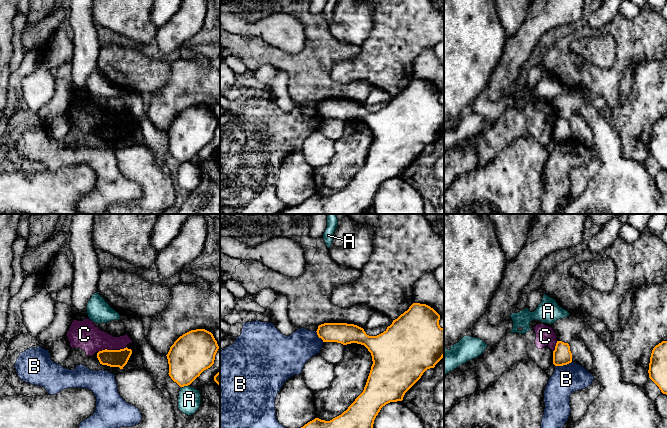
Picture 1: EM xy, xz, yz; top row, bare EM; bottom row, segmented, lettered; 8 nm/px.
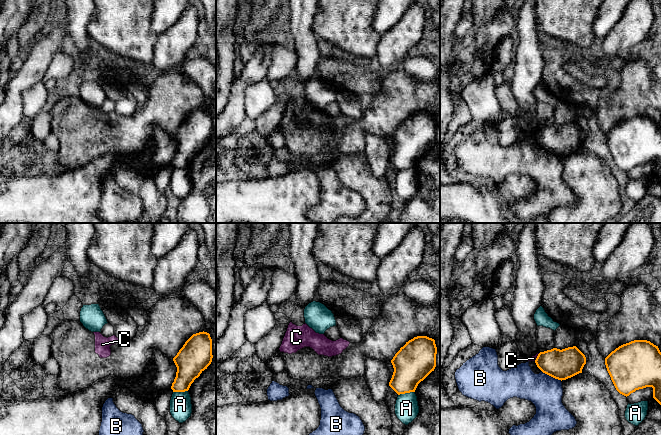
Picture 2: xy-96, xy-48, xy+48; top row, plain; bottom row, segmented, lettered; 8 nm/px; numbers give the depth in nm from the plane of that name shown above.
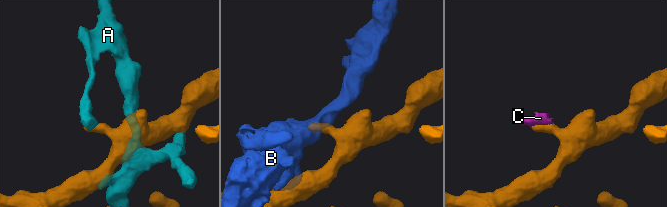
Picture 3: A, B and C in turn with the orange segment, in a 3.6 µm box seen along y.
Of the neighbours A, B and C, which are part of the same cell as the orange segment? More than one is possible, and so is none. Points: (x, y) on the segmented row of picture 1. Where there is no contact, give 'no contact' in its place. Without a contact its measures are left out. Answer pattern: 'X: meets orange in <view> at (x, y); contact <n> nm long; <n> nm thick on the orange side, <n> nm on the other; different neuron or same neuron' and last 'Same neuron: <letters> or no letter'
A: meets orange in xy at (185, 385); contact 80 nm long; 320 nm thick on the orange side, 190 nm on the other; different neuron
B: meets orange in yz at (564, 364); contact 140 nm long; 150 nm thick on the orange side, 240 nm on the other; different neuron
C: meets orange in xy at (112, 350); contact 240 nm long; 140 nm thick on the orange side, 220 nm on the other; different neuron
Same neuron: no letter

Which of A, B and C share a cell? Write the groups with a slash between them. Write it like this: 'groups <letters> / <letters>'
groups A / B / C

